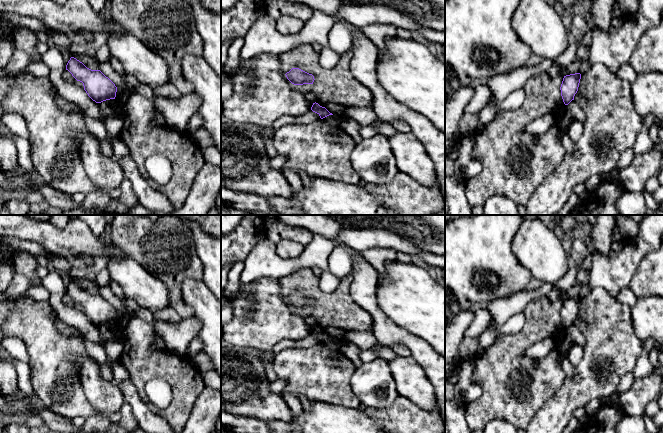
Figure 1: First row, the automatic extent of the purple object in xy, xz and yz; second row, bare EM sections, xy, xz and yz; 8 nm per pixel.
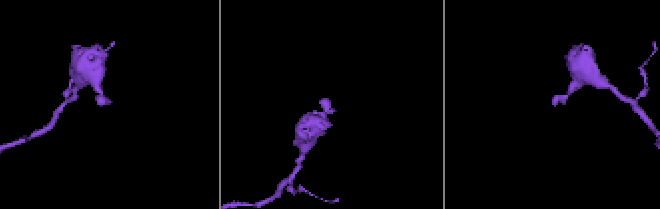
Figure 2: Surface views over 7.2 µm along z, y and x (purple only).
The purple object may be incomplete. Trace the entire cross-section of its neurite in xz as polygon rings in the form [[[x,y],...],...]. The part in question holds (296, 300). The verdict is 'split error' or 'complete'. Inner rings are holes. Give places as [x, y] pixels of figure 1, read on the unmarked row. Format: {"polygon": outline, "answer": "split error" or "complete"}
{"polygon": [[[292,292],[286,298],[287,303],[294,309],[313,308],[314,300],[299,292]]], "answer": "complete"}

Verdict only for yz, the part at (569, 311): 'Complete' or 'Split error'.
Complete

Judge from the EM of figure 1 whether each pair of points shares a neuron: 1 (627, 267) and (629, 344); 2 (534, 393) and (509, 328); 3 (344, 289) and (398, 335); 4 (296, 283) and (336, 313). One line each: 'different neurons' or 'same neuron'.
1: different neurons
2: different neurons
3: different neurons
4: same neuron

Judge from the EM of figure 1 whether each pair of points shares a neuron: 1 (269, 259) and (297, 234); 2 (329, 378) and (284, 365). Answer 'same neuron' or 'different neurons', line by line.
1: different neurons
2: same neuron

